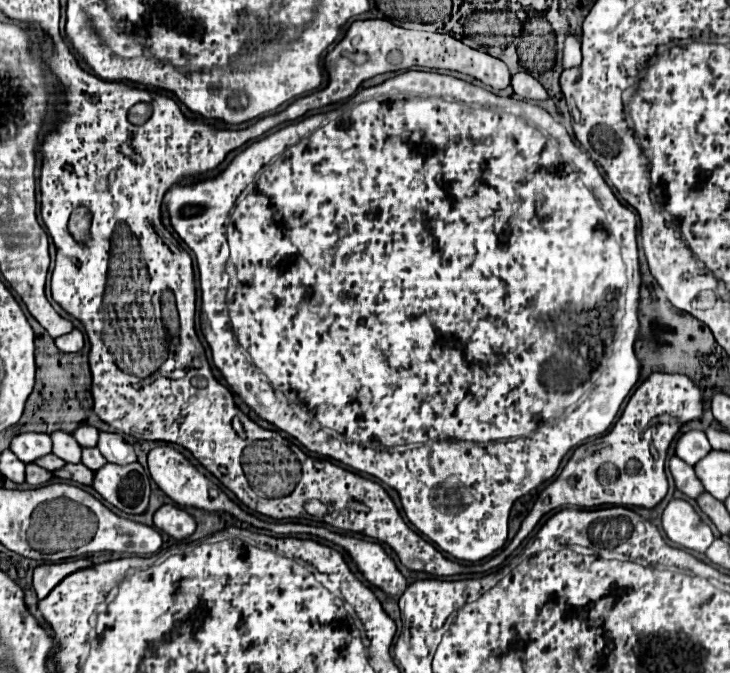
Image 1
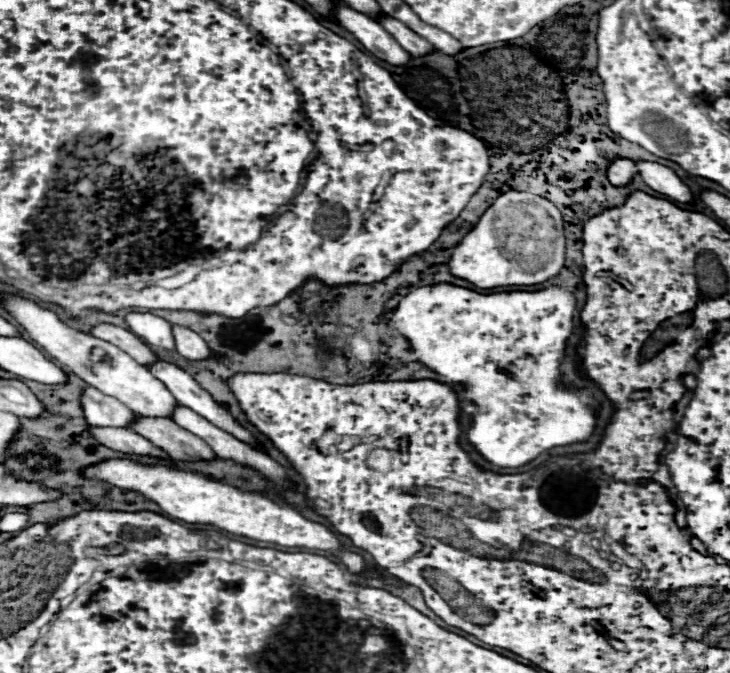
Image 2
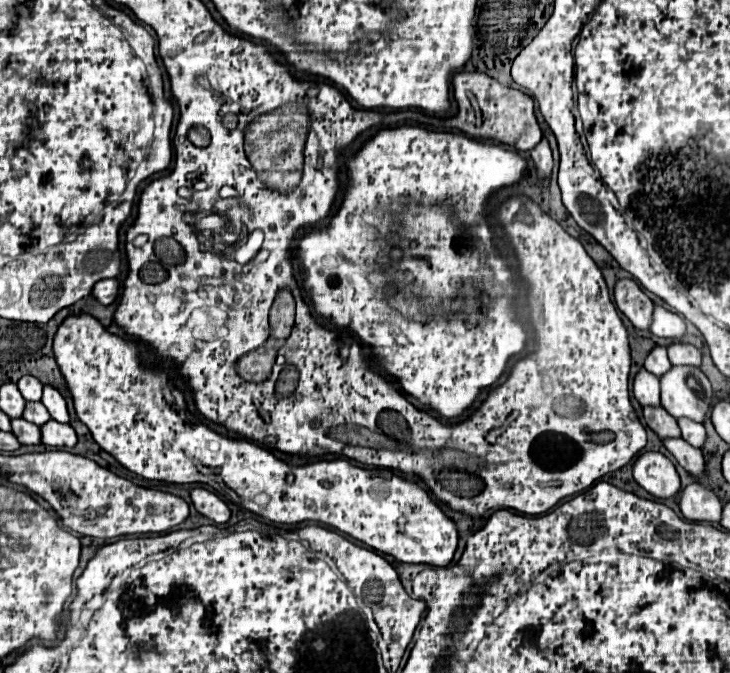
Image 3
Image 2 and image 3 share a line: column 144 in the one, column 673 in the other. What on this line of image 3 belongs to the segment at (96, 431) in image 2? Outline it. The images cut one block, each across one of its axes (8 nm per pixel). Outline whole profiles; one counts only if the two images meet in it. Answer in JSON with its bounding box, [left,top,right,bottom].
[664,438,706,478]

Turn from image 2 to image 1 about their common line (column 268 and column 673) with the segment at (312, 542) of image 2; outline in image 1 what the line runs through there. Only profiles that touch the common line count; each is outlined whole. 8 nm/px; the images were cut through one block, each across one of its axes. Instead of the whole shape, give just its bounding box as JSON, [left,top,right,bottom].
[662,500,714,552]

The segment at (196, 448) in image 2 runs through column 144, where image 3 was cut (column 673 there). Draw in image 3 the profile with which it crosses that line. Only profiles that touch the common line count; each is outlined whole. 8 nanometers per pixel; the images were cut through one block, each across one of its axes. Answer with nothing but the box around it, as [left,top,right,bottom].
[644,406,680,438]

